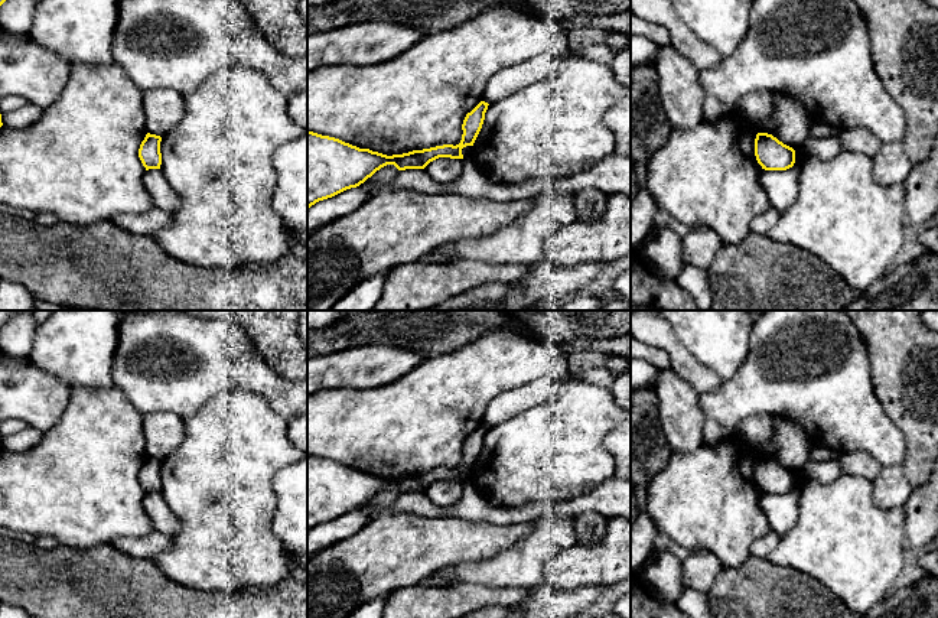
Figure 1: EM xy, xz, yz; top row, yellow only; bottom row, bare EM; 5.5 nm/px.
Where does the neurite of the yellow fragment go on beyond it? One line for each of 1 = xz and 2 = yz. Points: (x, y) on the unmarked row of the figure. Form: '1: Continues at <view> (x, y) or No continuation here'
1: No continuation here
2: No continuation here

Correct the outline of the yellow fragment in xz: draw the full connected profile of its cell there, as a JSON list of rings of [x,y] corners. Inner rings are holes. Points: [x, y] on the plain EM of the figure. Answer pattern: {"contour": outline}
{"contour": [[[481,425],[466,438],[459,468],[443,468],[403,478],[387,479],[359,472],[339,462],[307,455],[307,533],[319,524],[356,511],[387,488],[398,494],[424,492],[439,481],[463,482],[462,472],[473,469],[488,433]]]}

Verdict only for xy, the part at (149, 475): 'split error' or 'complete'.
complete

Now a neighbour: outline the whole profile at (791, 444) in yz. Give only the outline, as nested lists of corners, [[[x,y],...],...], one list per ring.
[[[789,416],[773,417],[773,455],[779,465],[789,471],[801,471],[810,459],[811,443],[805,430],[792,422]]]

